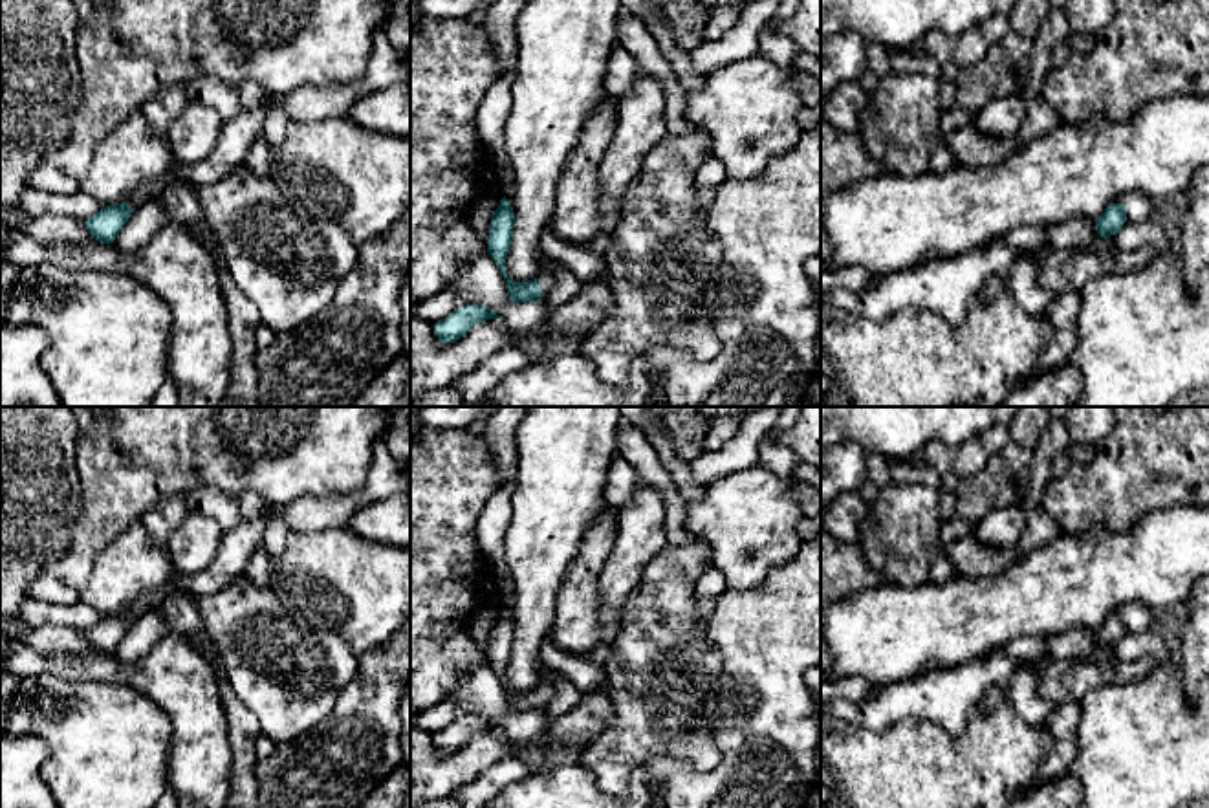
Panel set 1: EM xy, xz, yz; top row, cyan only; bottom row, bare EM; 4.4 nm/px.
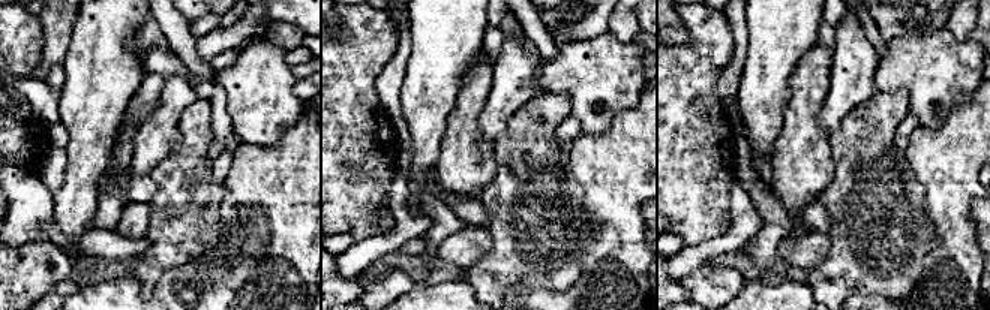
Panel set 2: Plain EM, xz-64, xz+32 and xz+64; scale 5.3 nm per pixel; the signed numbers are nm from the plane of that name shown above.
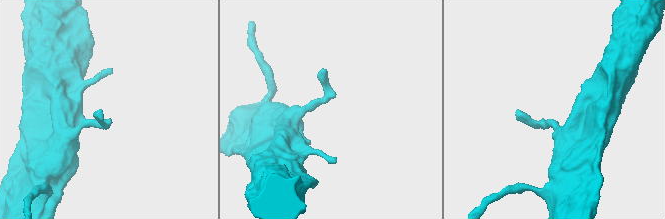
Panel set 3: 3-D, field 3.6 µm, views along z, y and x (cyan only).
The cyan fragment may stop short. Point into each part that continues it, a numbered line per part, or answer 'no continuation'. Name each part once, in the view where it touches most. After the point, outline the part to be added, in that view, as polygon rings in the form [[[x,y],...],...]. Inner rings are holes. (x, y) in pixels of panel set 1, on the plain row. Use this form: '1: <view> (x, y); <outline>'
1: xz (546, 689); [[[544,682],[537,689],[539,689],[539,694],[542,698],[542,705],[546,705],[555,694],[555,683],[553,682]]]

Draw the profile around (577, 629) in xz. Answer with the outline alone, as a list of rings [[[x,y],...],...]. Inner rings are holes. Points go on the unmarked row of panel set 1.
[[[604,506],[586,530],[577,557],[572,561],[555,603],[550,638],[570,654],[590,658],[601,645],[614,645],[621,625],[599,617],[603,564],[614,550],[619,511]]]

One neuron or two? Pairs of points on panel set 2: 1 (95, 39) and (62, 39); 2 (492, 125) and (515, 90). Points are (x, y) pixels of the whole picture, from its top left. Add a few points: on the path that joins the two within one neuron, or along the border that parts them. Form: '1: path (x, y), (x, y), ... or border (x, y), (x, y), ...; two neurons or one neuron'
1: border (77, 15), (72, 24), (71, 45), (62, 63); two neurons
2: path (495, 116), (506, 99); one neuron

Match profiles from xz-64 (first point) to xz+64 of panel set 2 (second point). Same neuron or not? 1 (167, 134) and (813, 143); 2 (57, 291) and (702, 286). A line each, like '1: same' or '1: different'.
1: different
2: same

